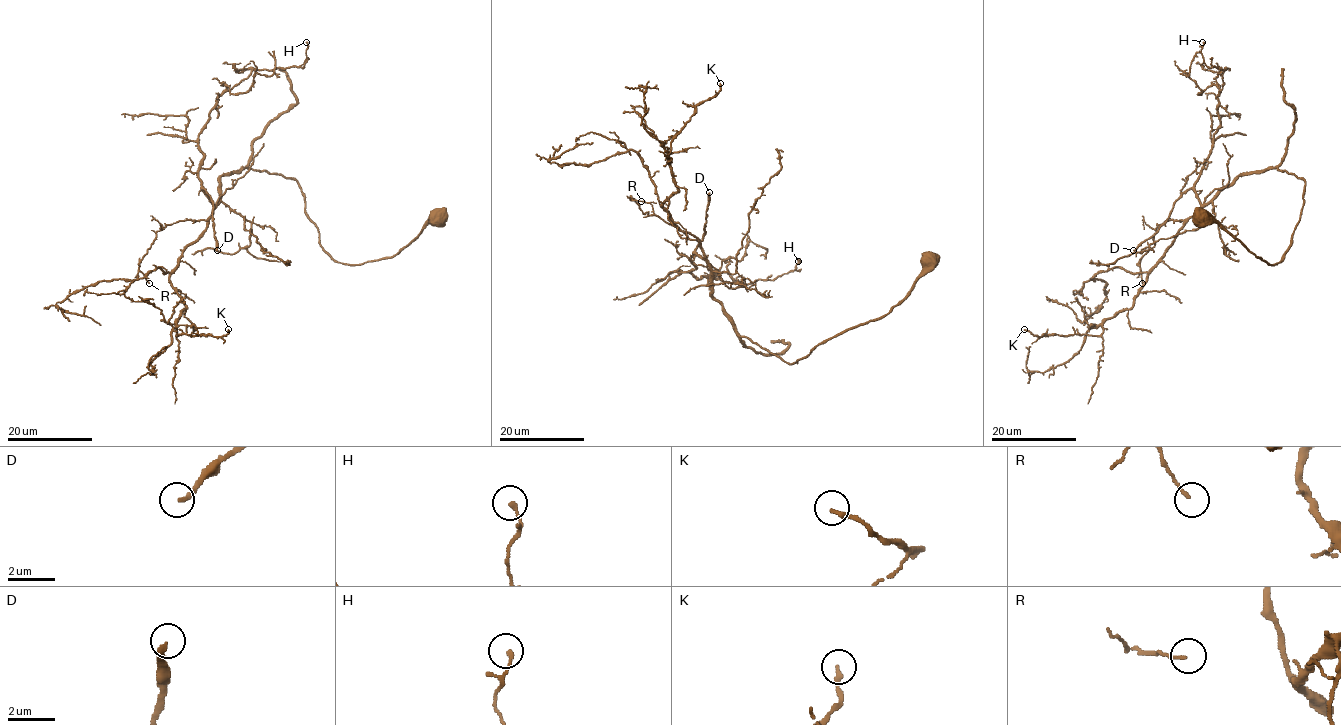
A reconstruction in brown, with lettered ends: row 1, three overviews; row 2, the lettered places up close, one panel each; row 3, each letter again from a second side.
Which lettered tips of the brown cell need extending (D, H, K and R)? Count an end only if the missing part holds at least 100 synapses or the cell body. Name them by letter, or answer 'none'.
none

